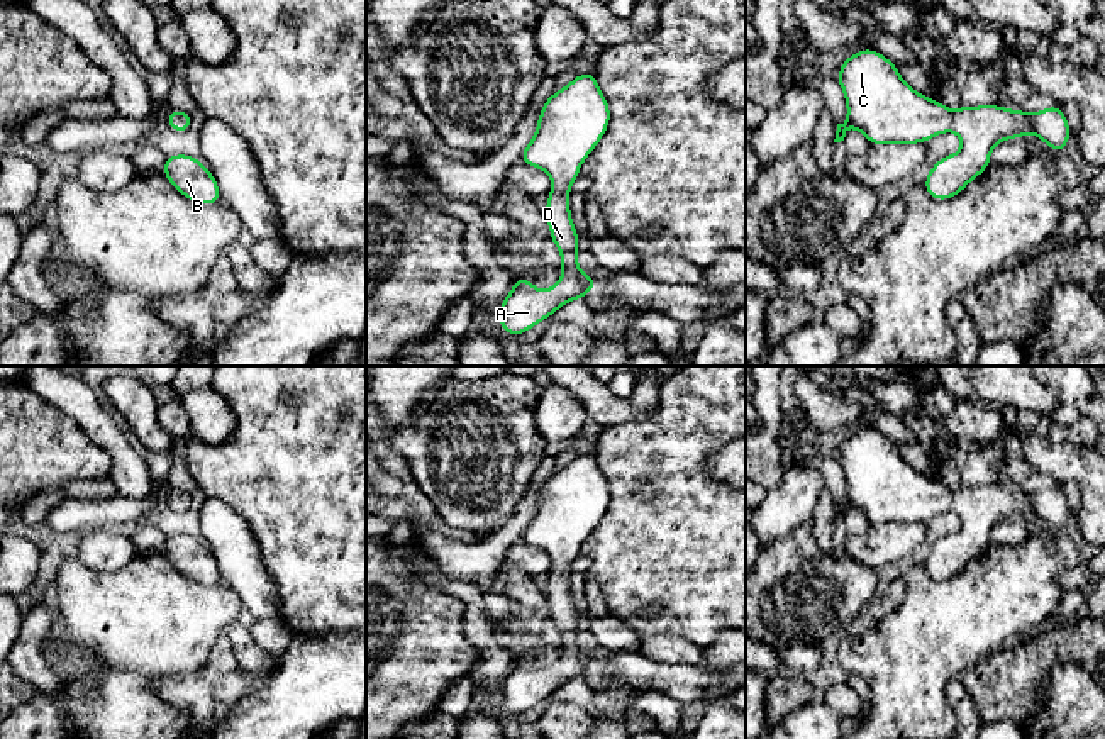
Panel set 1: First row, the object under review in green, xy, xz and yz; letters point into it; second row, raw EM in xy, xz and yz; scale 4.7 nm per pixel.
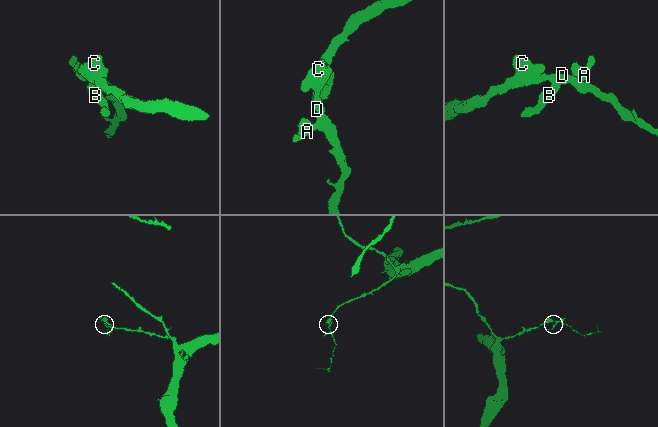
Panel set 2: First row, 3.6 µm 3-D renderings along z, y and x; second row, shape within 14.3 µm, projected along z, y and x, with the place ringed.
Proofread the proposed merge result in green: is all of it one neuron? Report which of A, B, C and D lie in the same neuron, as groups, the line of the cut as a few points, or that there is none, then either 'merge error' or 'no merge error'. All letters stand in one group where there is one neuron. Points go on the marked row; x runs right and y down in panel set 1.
A B C D | no cut | no merge error

